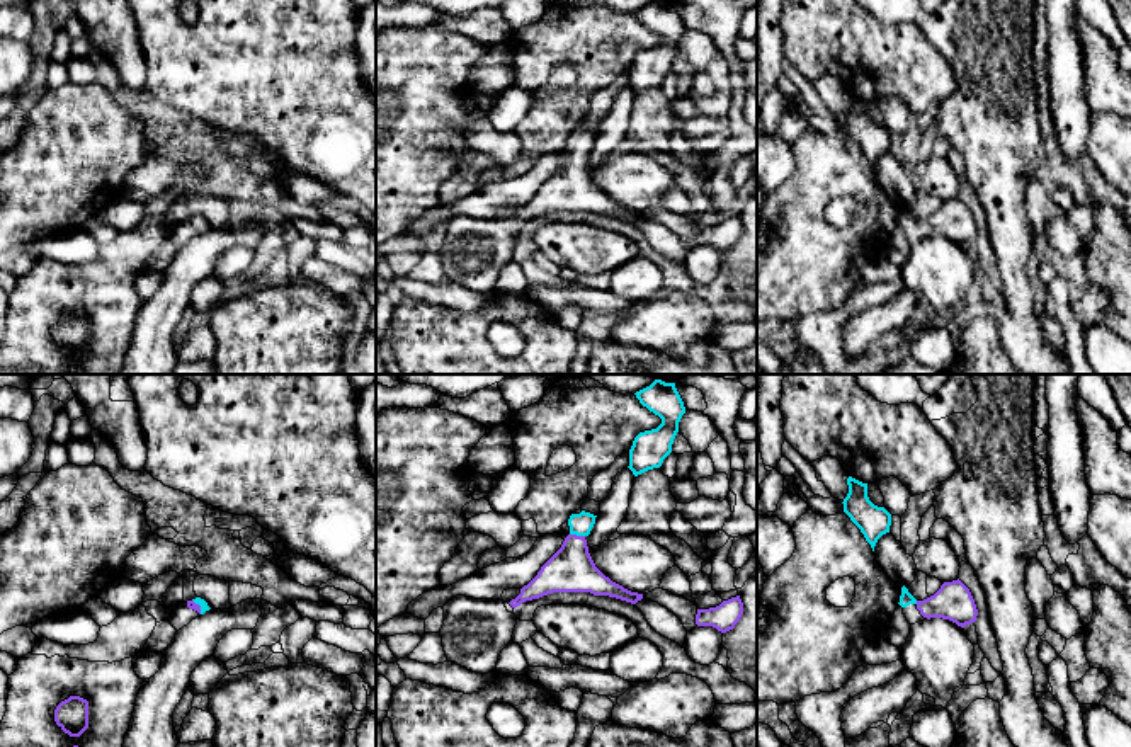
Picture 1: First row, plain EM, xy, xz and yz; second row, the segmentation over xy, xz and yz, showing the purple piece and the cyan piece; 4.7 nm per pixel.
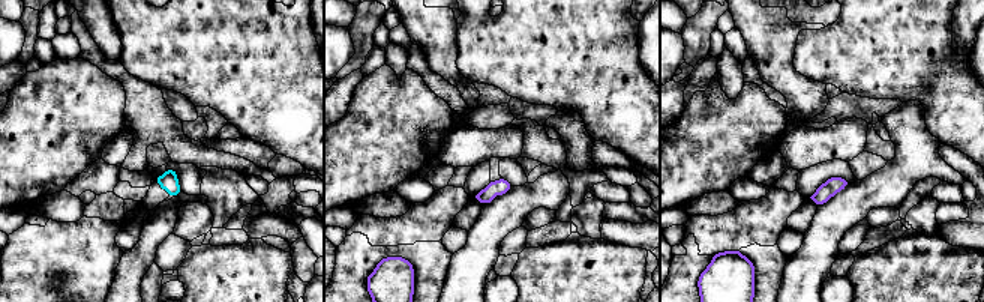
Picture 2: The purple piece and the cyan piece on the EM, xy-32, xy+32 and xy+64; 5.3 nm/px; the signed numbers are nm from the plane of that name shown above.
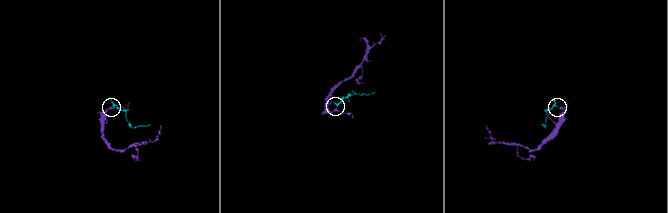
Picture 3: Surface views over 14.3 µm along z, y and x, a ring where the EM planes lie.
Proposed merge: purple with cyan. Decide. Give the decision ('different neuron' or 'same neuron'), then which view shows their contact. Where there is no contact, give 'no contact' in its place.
same neuron | xz

